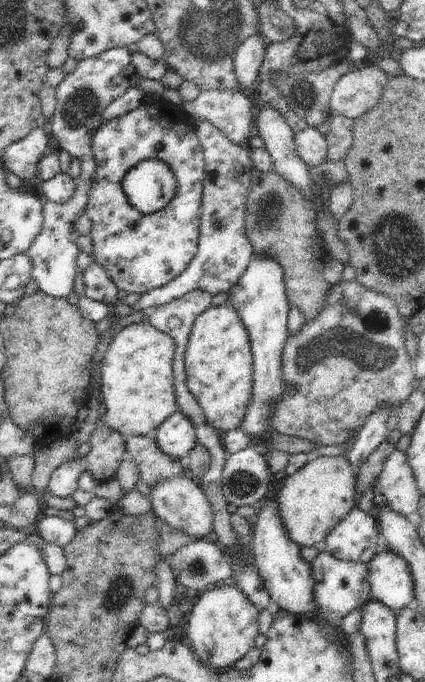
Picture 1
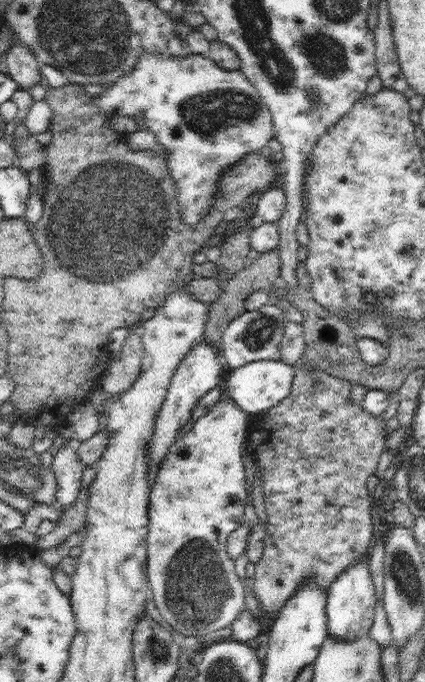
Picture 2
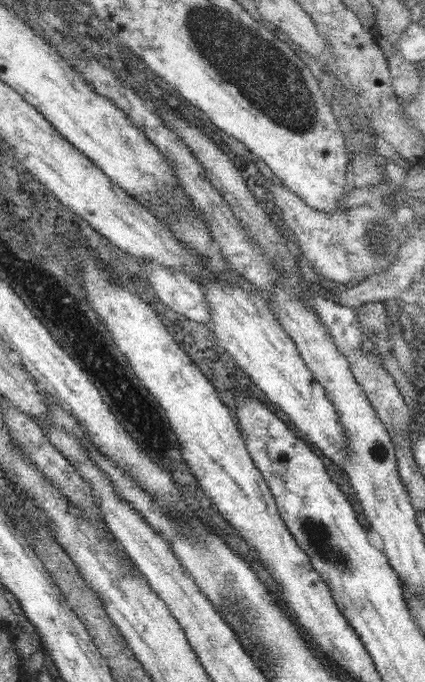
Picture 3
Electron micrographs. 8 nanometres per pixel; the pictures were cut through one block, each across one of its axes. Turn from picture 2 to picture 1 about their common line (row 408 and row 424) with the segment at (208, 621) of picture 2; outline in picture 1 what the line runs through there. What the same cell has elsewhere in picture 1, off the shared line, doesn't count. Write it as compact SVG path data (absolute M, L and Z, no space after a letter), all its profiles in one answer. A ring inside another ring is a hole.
M229 304L219 306L219 308L209 306L201 316L197 316L197 320L193 322L191 334L189 334L183 362L185 362L187 390L195 396L195 400L201 406L203 416L211 424L211 428L215 428L221 436L225 436L227 430L239 428L243 424L243 418L247 414L247 408L249 408L251 396L253 396L253 356L251 356L249 334L245 330L245 326L241 324L239 314Z

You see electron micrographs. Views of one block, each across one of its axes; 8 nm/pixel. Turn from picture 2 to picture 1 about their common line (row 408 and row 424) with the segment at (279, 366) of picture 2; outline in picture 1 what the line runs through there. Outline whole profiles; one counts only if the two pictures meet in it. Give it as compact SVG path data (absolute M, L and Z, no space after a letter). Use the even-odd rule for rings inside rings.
M251 256L237 284L229 292L227 302L241 318L251 342L253 356L253 396L239 426L247 436L265 436L267 430L273 432L269 424L269 412L273 412L273 404L277 404L279 396L289 390L281 380L281 350L289 338L287 332L287 314L289 314L289 298L285 294L283 268L271 256Z

